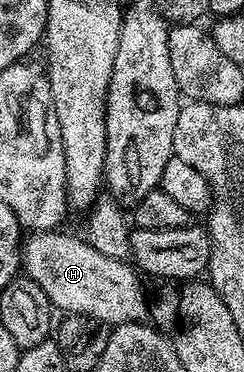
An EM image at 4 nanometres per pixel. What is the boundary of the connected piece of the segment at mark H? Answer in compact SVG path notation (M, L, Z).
M62 232L33 234L28 237L29 240L25 240L21 250L21 264L25 276L38 284L52 305L57 310L62 309L61 312L64 313L88 315L110 327L147 320L148 299L144 296L143 285L138 281L137 270L125 260L106 257L90 246L85 238Z

